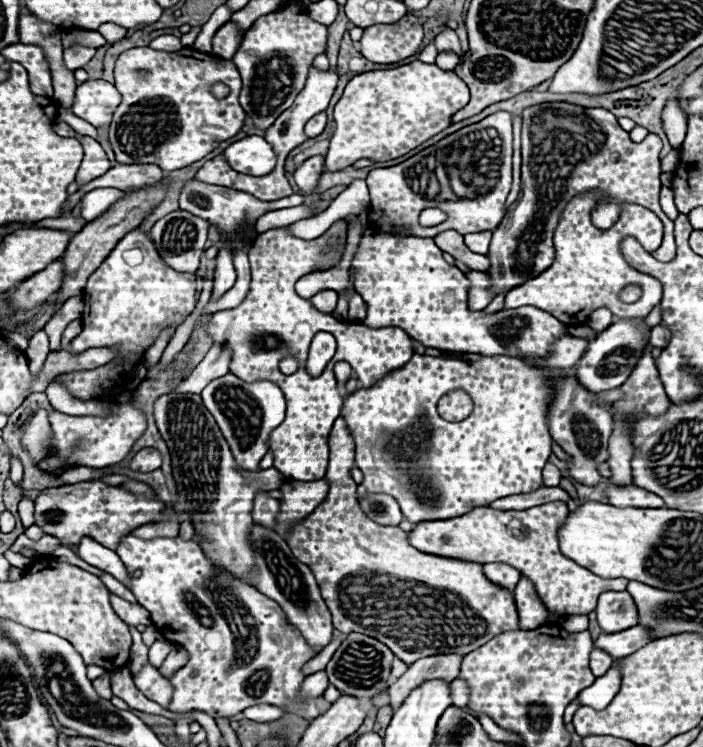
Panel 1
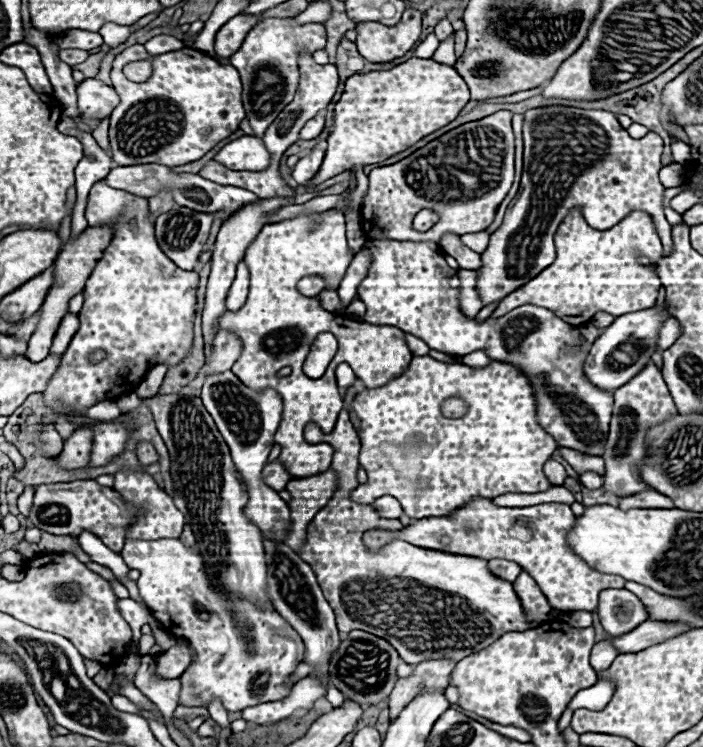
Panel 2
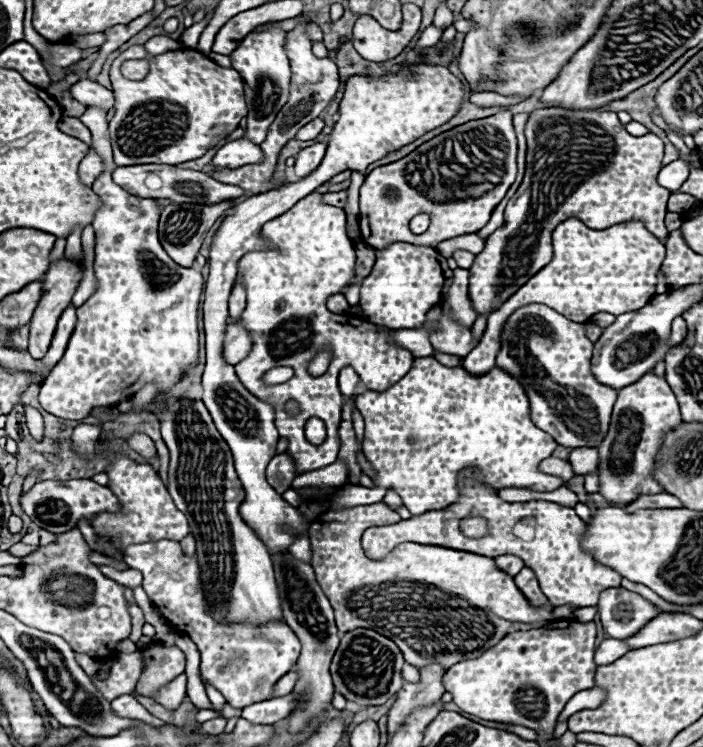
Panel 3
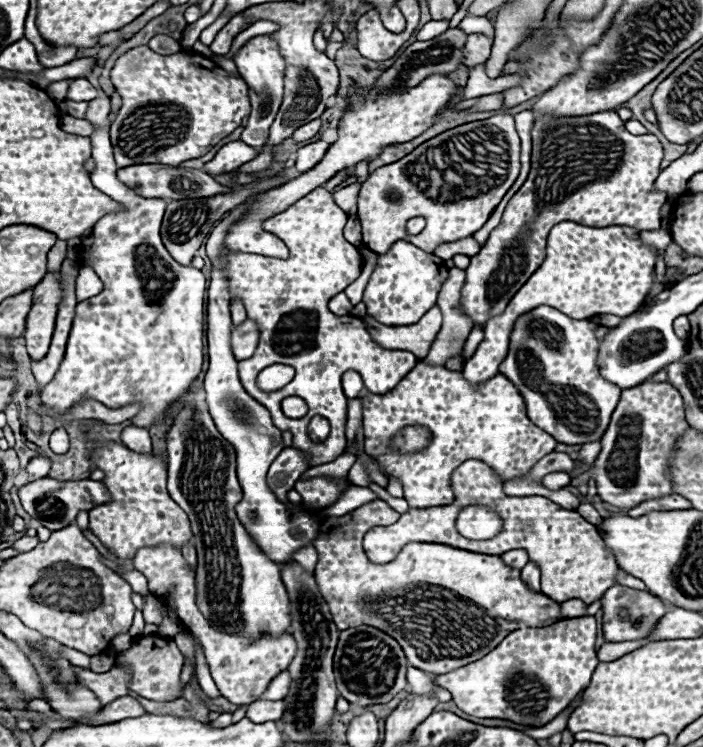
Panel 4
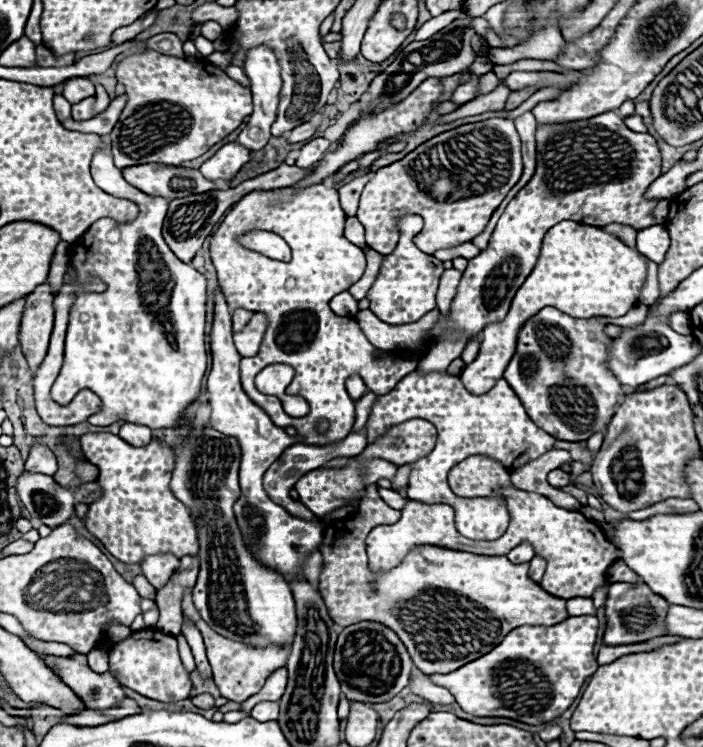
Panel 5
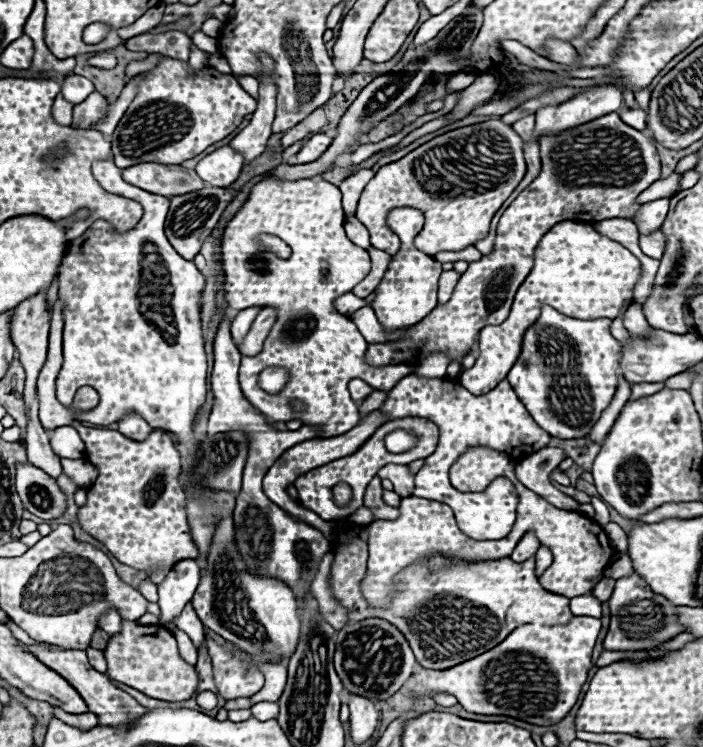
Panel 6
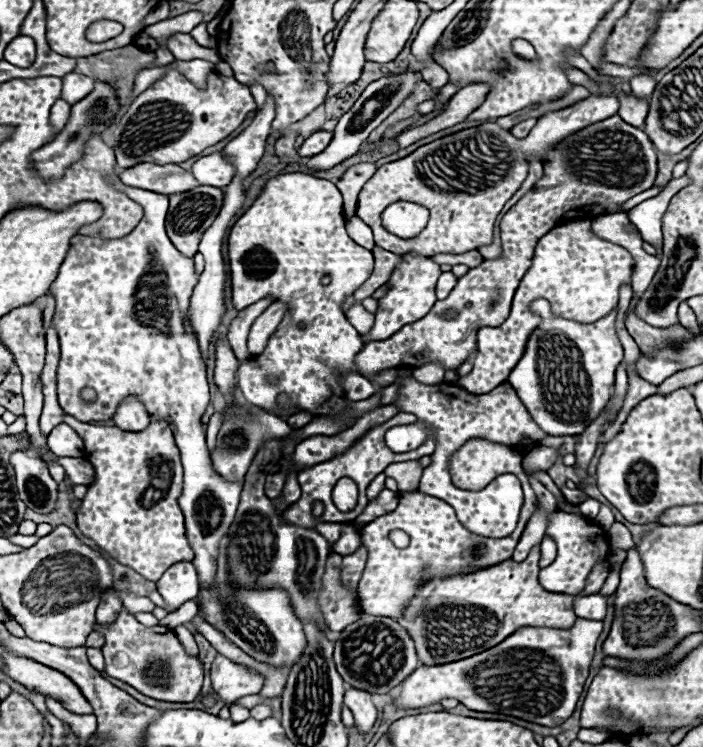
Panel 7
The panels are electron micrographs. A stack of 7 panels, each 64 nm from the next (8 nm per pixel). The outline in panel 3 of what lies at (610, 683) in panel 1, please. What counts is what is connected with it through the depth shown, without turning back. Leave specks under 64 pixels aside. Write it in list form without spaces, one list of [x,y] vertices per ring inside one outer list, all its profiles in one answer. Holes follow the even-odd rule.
[[[590,688],[590,690],[582,690],[582,692],[578,692],[578,694],[566,704],[566,708],[562,710],[562,714],[558,716],[558,724],[560,724],[560,722],[566,722],[566,720],[568,720],[574,712],[578,712],[578,710],[600,706],[602,700],[604,700],[602,696],[604,696],[604,694],[602,694],[600,688]]]

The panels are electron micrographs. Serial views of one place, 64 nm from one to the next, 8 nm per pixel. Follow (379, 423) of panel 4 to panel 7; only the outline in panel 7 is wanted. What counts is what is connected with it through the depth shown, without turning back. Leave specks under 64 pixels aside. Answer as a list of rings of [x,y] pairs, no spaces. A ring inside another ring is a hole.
[[[404,378],[404,380],[400,380],[400,396],[396,398],[394,404],[400,406],[402,412],[412,412],[412,414],[416,414],[418,420],[424,420],[424,422],[428,422],[428,424],[434,426],[436,450],[434,450],[434,454],[432,454],[432,464],[424,468],[424,474],[422,474],[422,480],[420,480],[420,488],[418,488],[418,490],[424,492],[424,494],[442,498],[444,502],[452,504],[454,510],[456,510],[456,514],[458,514],[458,518],[460,518],[460,522],[462,522],[464,526],[470,526],[470,524],[476,522],[476,520],[468,518],[468,492],[458,490],[458,488],[450,482],[450,474],[448,474],[448,458],[450,458],[450,454],[452,454],[454,450],[458,450],[466,440],[474,438],[474,436],[486,438],[486,440],[494,440],[494,442],[500,442],[500,444],[506,444],[506,446],[512,446],[512,448],[516,448],[516,450],[520,450],[518,444],[520,444],[520,440],[522,440],[524,436],[528,436],[528,438],[534,440],[534,442],[540,442],[540,440],[546,436],[546,434],[532,422],[528,410],[524,408],[524,404],[522,404],[520,398],[516,396],[516,392],[510,390],[510,388],[506,388],[506,384],[494,388],[494,390],[488,392],[488,394],[476,396],[476,394],[466,392],[466,390],[460,388],[460,386],[450,386],[450,384],[424,386],[424,384],[420,384],[420,382],[416,382],[414,378]]]

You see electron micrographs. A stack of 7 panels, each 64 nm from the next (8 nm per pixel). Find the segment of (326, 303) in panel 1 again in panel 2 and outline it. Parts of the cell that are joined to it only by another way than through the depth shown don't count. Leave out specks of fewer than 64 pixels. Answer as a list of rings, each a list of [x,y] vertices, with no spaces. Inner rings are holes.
[[[324,292],[324,294],[320,294],[320,302],[322,302],[322,308],[326,308],[330,312],[334,312],[334,310],[340,308],[340,296],[338,296],[338,292]]]

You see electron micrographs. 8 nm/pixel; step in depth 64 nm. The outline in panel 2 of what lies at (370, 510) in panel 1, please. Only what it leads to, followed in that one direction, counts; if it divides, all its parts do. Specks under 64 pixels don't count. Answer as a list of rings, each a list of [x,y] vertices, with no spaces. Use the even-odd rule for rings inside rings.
[[[382,496],[382,498],[378,498],[376,502],[372,502],[372,506],[378,508],[384,518],[400,518],[400,516],[402,516],[402,506],[400,506],[400,502],[398,502],[396,498],[392,498],[392,496]]]

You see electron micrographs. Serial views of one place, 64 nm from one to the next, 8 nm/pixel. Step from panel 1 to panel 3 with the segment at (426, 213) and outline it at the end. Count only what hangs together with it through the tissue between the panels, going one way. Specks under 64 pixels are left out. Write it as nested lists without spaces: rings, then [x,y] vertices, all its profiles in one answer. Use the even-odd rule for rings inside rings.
[[[420,214],[420,216],[414,216],[414,218],[410,220],[410,230],[412,230],[414,234],[422,234],[422,232],[428,228],[428,224],[430,224],[430,218],[428,218],[426,214]]]

